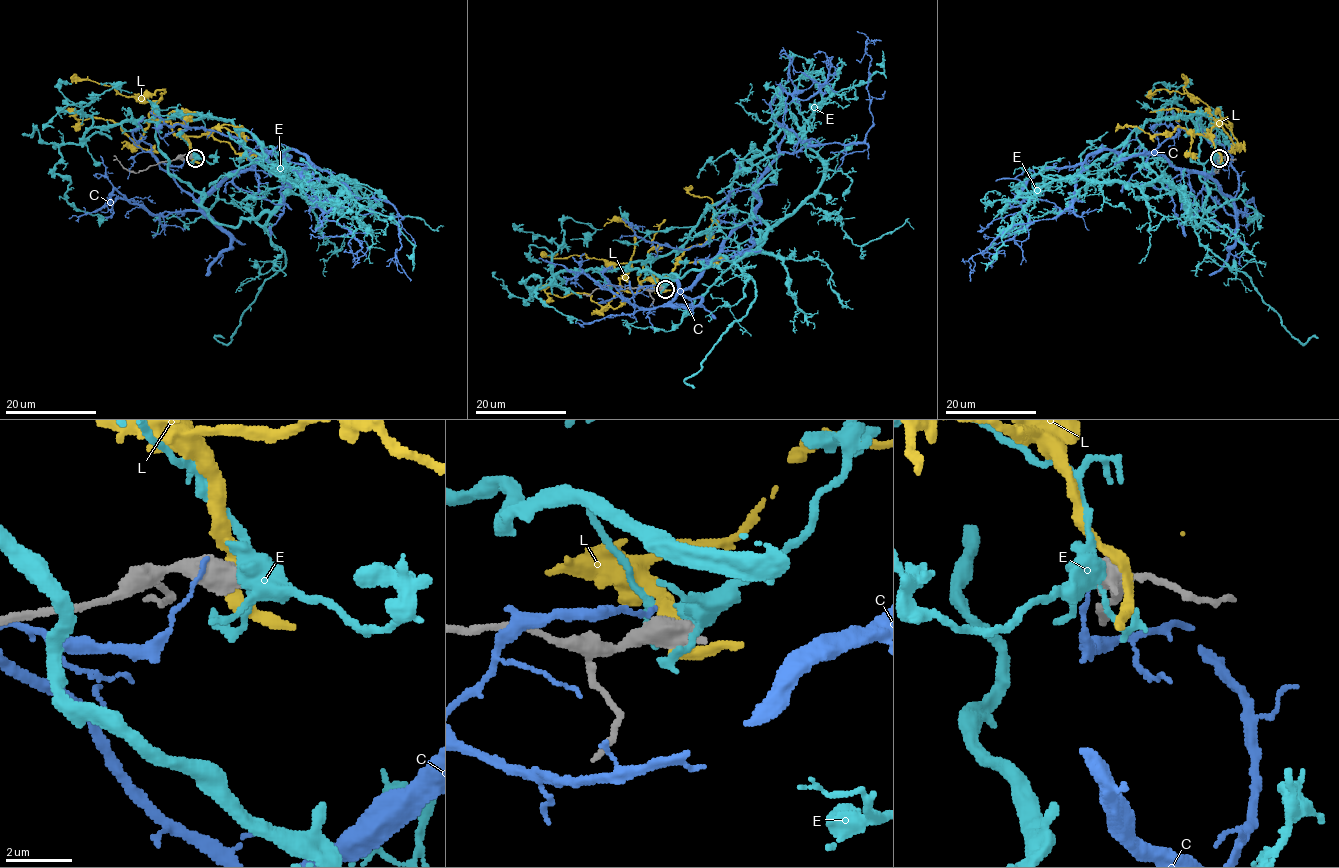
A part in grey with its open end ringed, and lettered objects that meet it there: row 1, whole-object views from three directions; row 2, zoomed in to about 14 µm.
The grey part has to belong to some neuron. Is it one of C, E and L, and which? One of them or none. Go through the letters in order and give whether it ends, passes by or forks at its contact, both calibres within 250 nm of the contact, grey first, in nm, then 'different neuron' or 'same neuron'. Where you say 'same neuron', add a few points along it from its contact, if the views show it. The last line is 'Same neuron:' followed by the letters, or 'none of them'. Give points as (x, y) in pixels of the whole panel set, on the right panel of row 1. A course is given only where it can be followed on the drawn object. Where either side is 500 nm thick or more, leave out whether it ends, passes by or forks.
C: calibres 500 and 130 nm; different neuron
E: calibres 700 and 440 nm; different neuron
L: calibres 800 and 360 nm; different neuron
Same neuron: none of them

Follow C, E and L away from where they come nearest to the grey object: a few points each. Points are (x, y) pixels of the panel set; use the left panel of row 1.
C: (187, 156), (159, 165), (198, 199), (297, 150), (332, 206), (323, 216), (361, 246), (352, 268)
E: (194, 156), (186, 125), (228, 119), (290, 183), (265, 227), (285, 266), (225, 338)
L: (192, 156), (171, 124), (150, 118), (161, 99), (136, 100), (111, 85), (70, 77)

